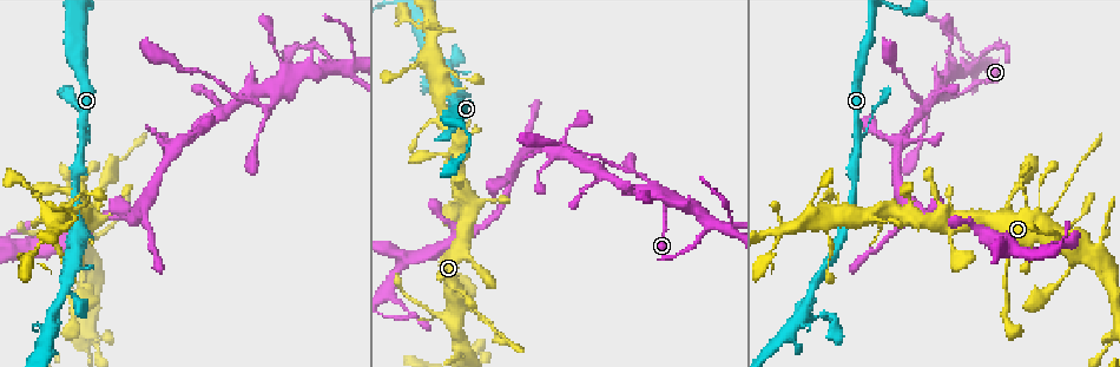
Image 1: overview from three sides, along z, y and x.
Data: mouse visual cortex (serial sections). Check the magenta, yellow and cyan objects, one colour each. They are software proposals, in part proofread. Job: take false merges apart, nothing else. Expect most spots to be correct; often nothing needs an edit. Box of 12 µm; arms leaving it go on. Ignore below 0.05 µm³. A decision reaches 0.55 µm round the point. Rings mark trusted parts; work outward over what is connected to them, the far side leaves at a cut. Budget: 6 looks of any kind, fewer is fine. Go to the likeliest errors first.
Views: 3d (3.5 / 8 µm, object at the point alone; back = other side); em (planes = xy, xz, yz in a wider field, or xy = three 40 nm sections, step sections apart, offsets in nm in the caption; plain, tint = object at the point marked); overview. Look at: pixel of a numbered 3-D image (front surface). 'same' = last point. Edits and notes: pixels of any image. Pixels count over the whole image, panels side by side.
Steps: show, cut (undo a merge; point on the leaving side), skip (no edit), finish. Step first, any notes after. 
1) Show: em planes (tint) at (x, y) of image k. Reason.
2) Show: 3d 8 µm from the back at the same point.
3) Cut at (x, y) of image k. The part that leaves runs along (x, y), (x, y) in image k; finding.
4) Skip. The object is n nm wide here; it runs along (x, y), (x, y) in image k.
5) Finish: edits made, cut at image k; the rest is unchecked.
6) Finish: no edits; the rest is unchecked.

Show: 3d 3.5 µm at (856, 133) of image 1.

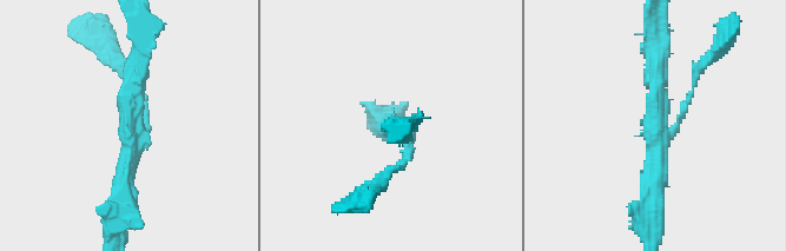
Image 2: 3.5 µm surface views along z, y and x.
Show: em xy step 2 (plain) at (658, 127) of image 2. 3 arms meet here; the arms are 100, 250, 250 nm wide; need the tissue.

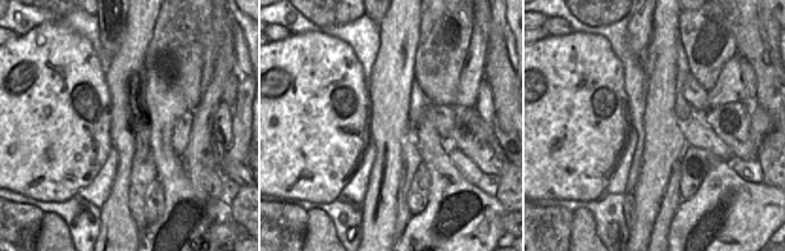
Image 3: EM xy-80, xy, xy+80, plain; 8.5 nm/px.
Show: em xy step 2 (tint) at the same point.

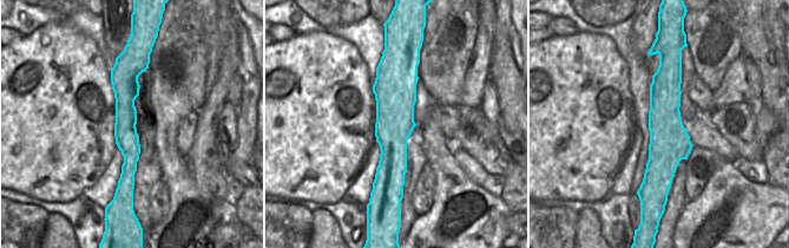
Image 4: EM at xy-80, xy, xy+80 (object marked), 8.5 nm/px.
Skip. It runs along (140, 48), (123, 207) in image 2; continuous, no second cell.

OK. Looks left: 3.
Show: 3d 8 µm at (266, 105) of image 1.

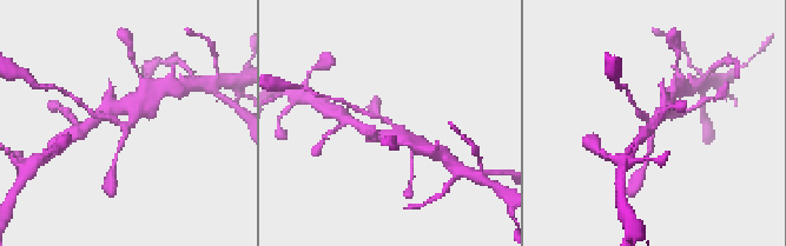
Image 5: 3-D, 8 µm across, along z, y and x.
Show: 3d 3.5 µm at (388, 121) of image 5.

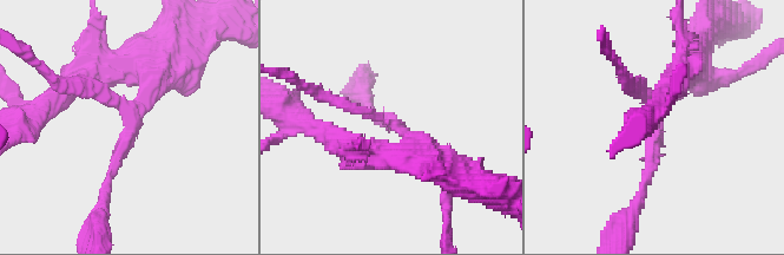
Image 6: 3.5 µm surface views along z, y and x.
Skip. The arms are 150, 150, 400 nm wide; it runs along (437, 162), (394, 123), (333, 102) in image 6; one cell here.

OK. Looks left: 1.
Finish: no edits; the rest is unchecked.

